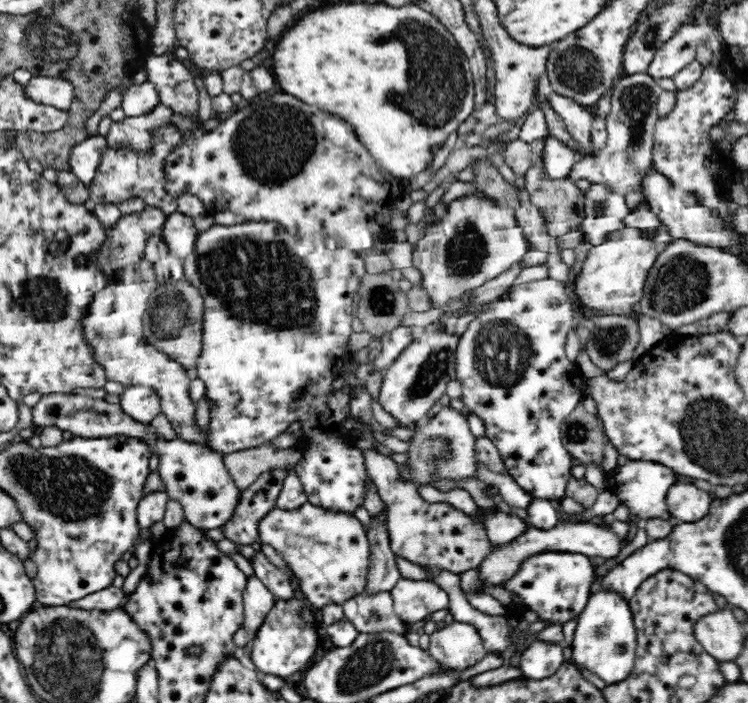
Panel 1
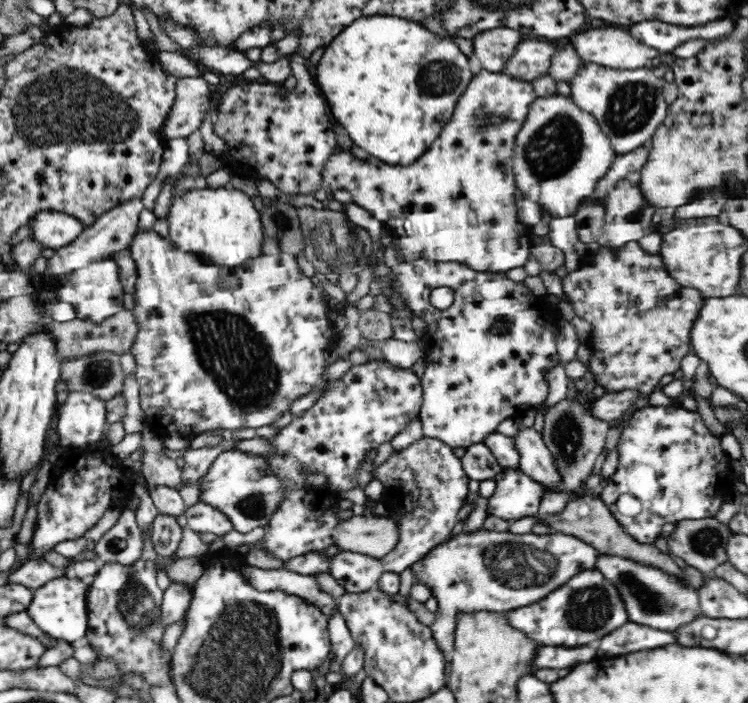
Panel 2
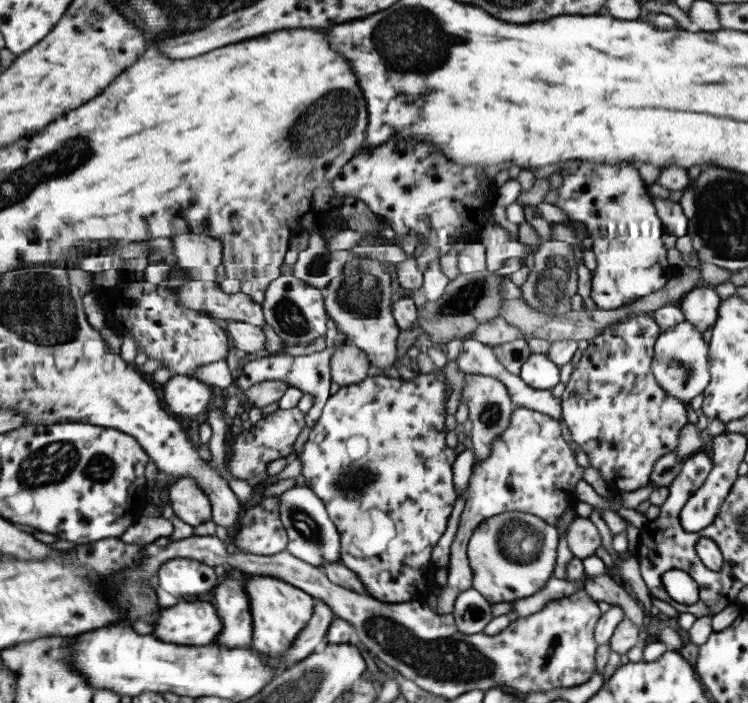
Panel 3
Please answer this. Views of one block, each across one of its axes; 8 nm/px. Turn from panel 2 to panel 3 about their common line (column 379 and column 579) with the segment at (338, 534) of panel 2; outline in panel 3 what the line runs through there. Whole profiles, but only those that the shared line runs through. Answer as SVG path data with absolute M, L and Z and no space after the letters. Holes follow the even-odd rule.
M576 516L566 530L567 546L577 560L594 555L600 547L600 534L596 526L586 517Z

